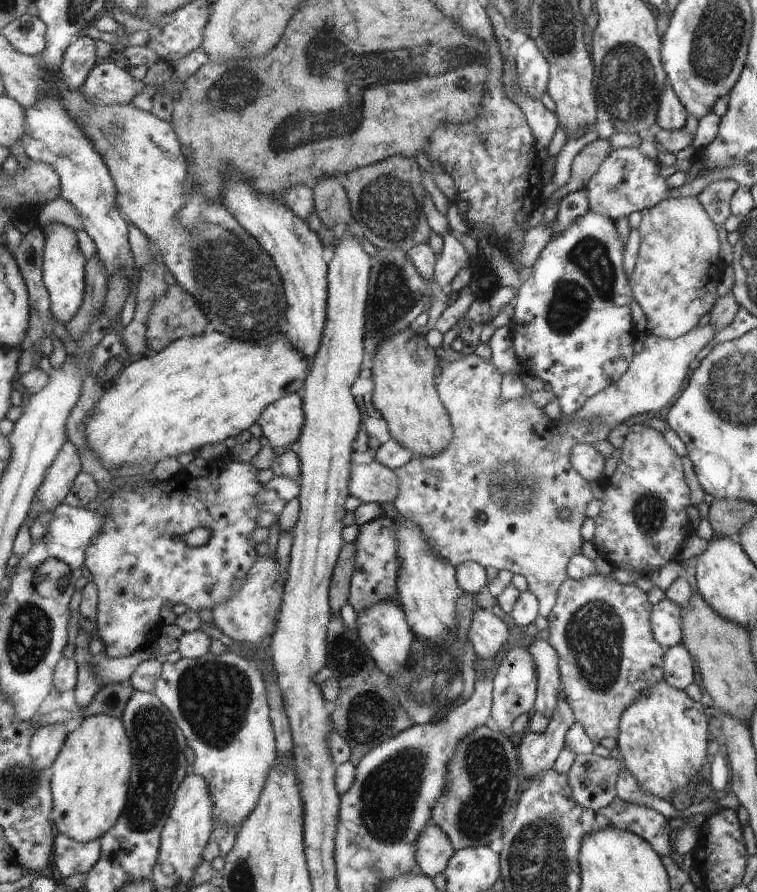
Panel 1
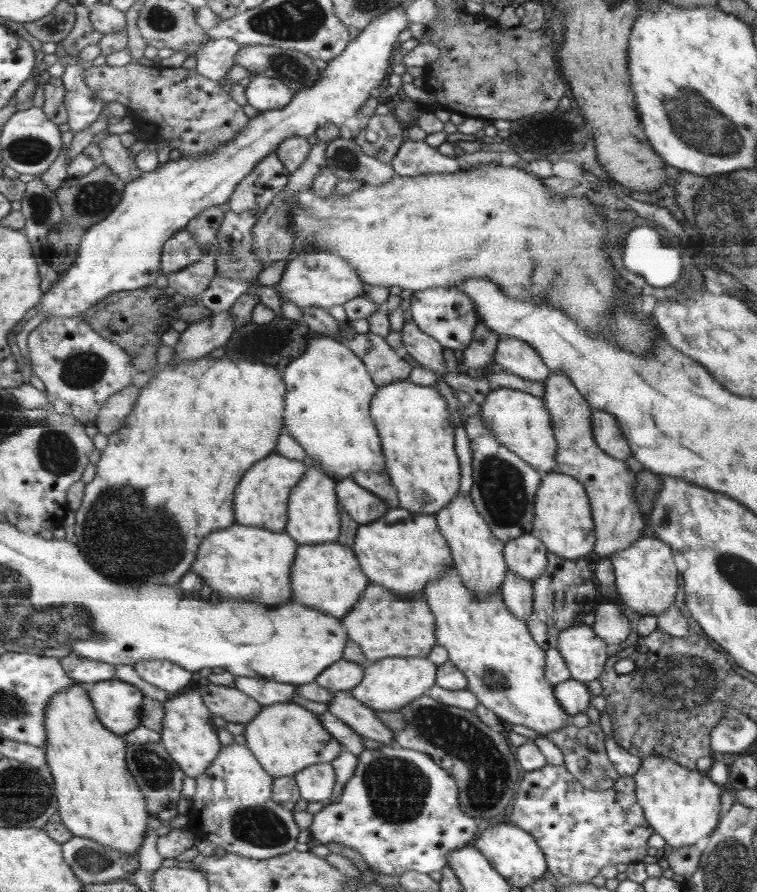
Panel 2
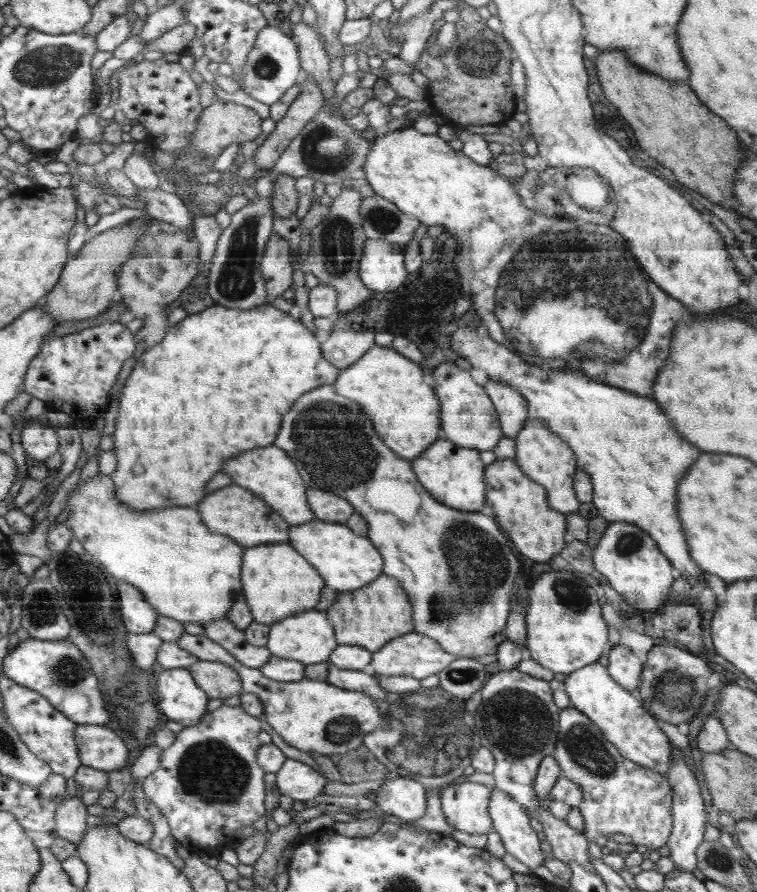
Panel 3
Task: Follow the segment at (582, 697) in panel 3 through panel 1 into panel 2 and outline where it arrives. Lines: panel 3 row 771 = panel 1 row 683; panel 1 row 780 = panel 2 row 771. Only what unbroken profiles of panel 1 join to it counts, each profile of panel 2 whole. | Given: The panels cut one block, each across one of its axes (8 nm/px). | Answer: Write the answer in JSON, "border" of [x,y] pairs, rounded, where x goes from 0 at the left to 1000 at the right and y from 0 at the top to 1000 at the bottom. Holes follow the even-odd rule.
{"border":[[[875,846],[848,852],[848,860],[838,869],[839,890],[861,929],[889,951],[901,951],[935,941],[950,927],[951,881],[921,863],[909,863],[897,854]]]}

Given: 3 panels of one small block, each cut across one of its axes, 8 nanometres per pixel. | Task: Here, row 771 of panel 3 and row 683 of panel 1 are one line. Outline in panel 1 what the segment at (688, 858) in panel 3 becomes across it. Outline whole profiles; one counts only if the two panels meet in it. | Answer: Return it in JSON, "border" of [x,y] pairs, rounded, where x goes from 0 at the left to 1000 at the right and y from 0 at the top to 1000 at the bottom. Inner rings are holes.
{"border":[[[901,722],[880,726],[875,747],[876,762],[893,772],[904,774],[917,765],[915,741]]]}

